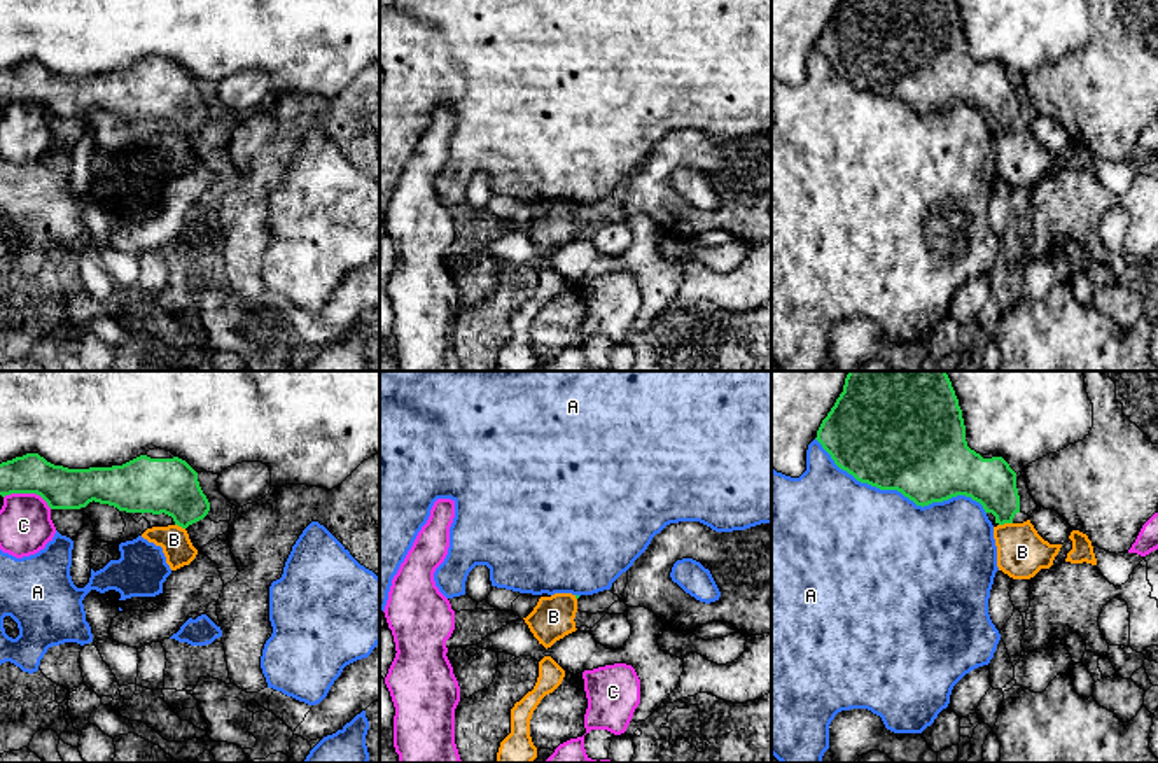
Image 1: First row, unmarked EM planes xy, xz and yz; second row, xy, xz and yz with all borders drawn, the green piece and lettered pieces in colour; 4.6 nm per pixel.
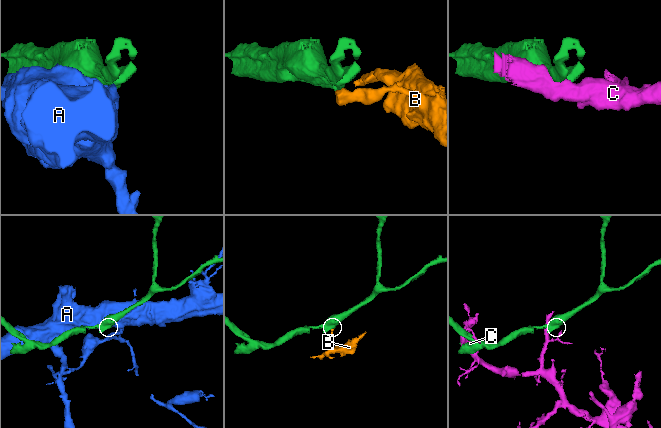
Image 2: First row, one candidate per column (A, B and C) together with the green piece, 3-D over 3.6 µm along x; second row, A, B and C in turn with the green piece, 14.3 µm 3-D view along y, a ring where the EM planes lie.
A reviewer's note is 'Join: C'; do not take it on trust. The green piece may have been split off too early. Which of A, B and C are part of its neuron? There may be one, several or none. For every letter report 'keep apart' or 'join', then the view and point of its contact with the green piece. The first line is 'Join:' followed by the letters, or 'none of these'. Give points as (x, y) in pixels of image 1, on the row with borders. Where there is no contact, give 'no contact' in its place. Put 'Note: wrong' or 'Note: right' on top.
Note: wrong
Join: none of these
A: keep apart; contact yz (899, 490)
B: keep apart; contact yz (1004, 522)
C: keep apart; contact xy (28, 492)

